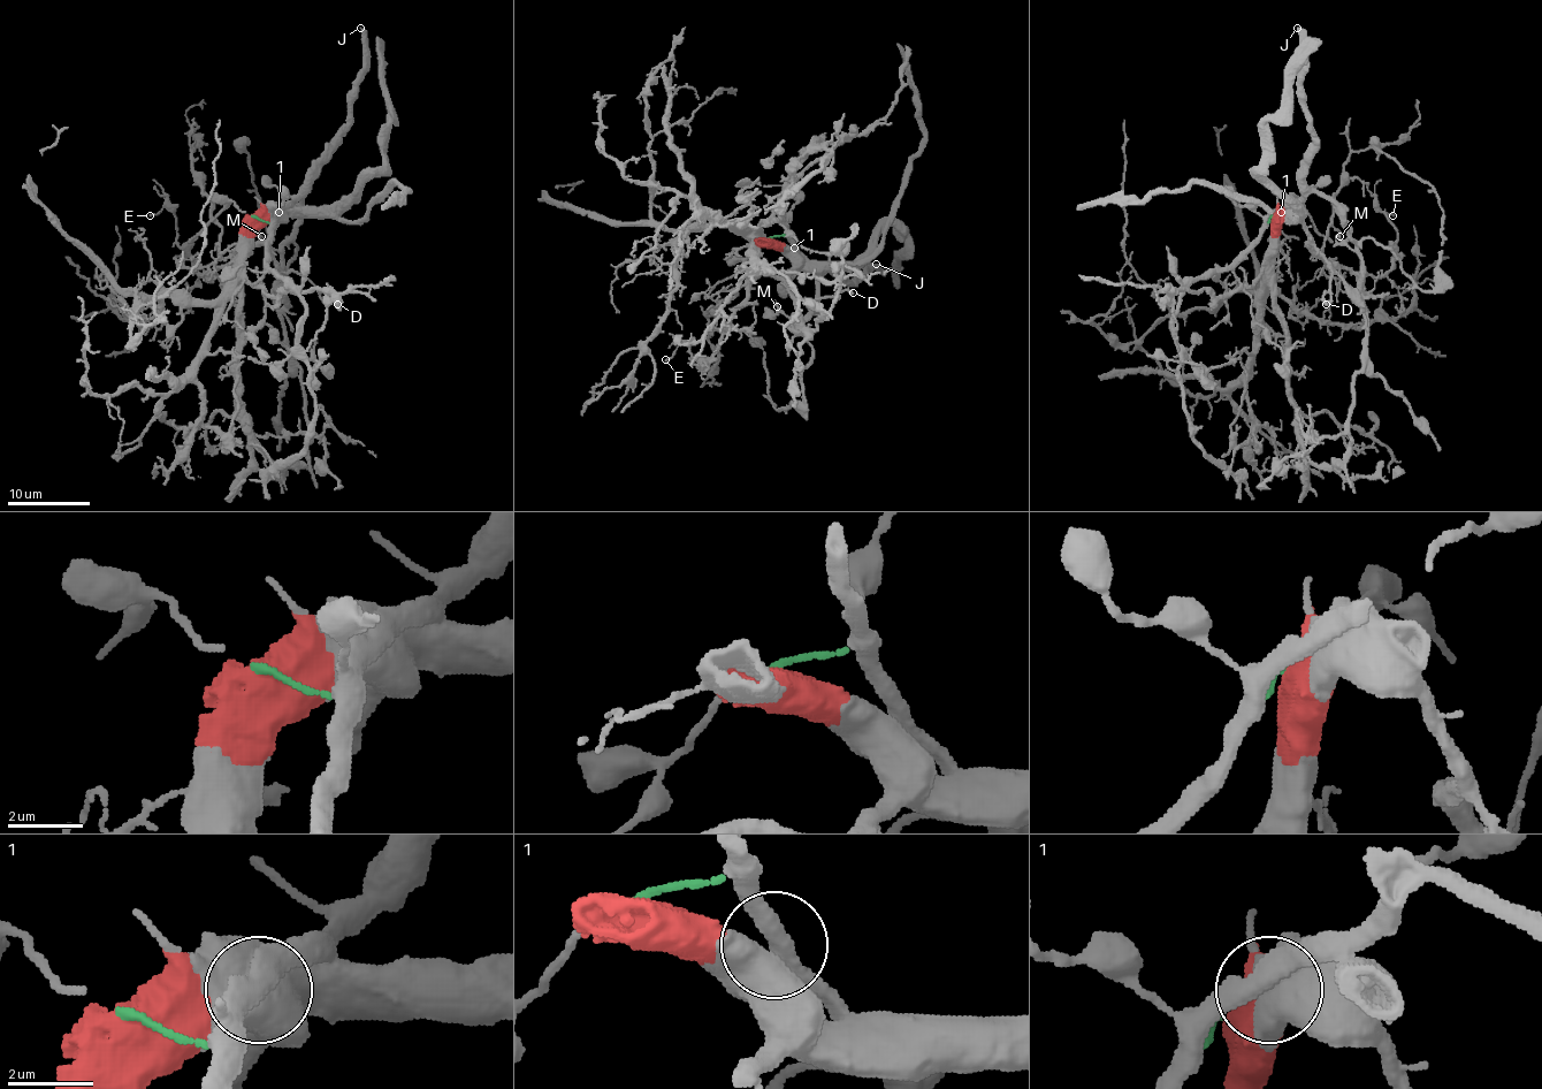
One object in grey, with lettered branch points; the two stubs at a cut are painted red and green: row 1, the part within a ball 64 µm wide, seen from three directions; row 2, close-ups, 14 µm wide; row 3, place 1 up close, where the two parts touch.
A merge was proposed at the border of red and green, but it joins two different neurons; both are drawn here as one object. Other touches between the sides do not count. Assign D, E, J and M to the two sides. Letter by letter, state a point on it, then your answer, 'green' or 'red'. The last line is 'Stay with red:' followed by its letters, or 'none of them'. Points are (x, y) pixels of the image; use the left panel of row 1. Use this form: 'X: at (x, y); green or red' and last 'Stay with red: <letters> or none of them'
D: at (337, 304); red
E: at (150, 215); red
J: at (360, 28); green
M: at (261, 236); green
Stay with red: D, E

